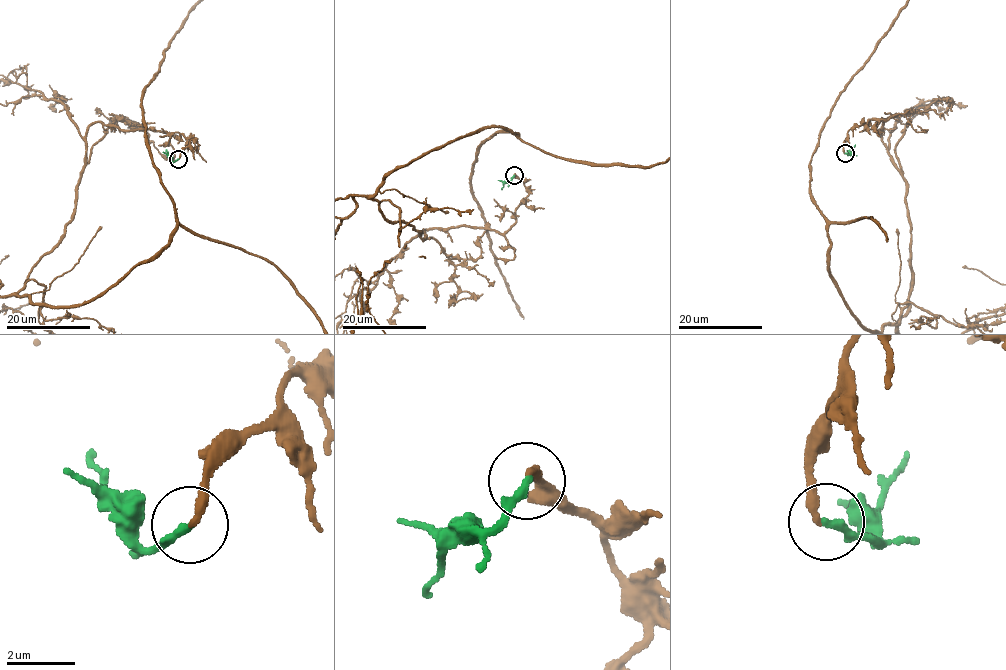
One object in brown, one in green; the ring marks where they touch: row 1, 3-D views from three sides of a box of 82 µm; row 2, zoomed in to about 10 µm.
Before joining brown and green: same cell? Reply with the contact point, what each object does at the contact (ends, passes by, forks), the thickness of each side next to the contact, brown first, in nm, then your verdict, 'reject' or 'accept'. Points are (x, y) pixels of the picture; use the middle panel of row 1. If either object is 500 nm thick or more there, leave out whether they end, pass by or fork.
(514, 175) | brown ends | green ends | 240/260 nm | accept

